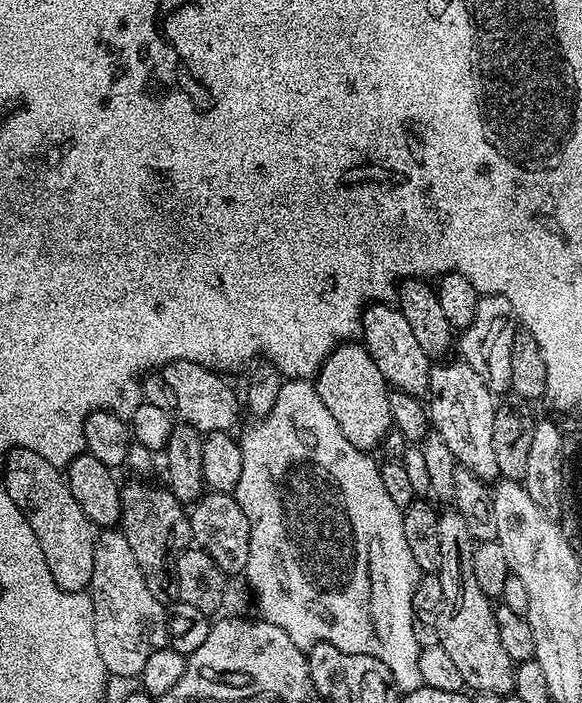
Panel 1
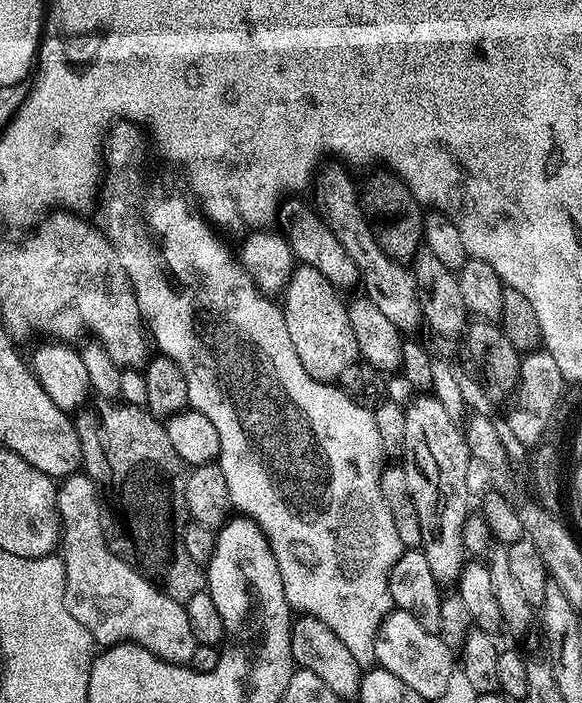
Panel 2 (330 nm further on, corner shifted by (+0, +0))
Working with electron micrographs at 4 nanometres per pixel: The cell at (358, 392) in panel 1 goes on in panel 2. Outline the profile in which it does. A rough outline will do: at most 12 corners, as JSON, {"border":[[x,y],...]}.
{"border":[[300,264],[282,291],[306,374],[339,381],[357,363],[348,305]]}

